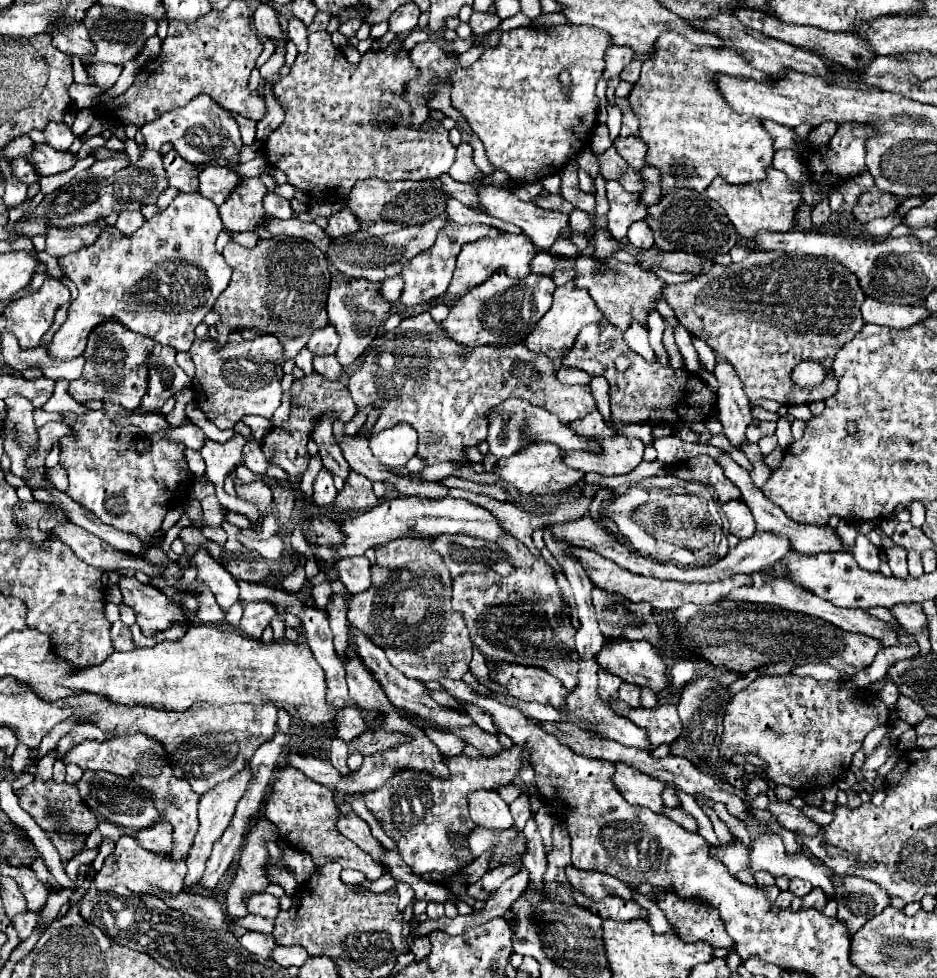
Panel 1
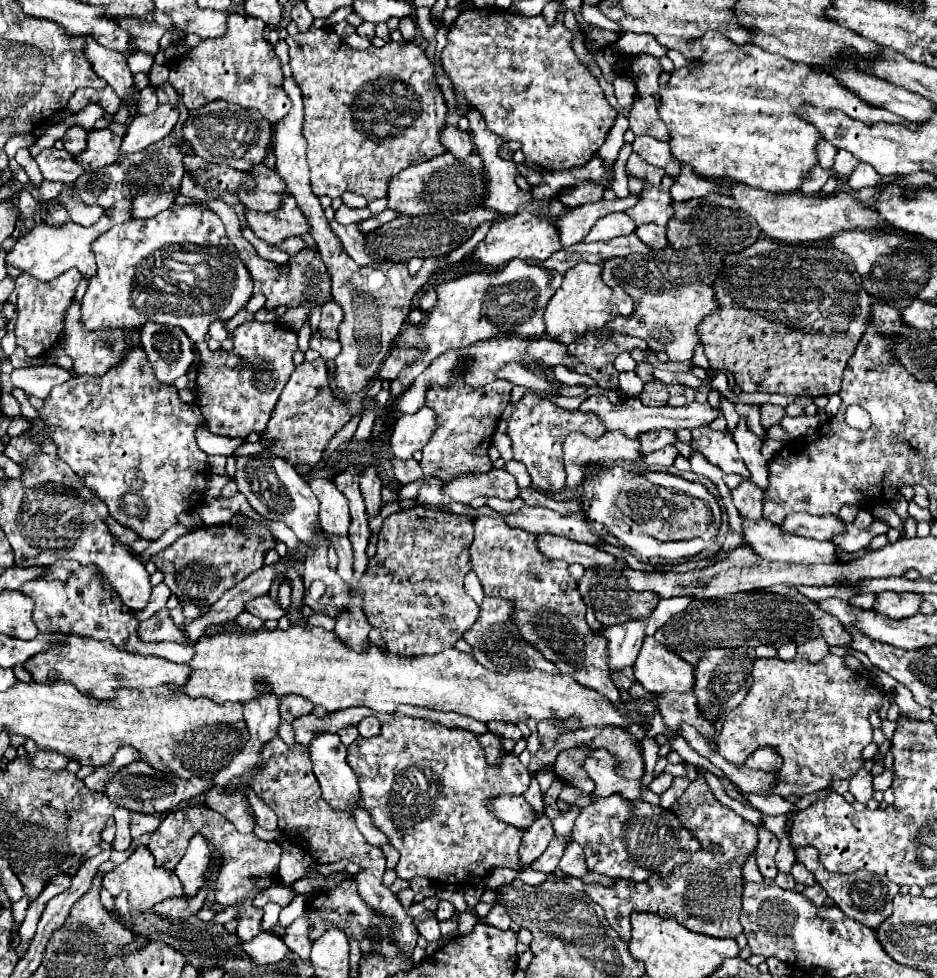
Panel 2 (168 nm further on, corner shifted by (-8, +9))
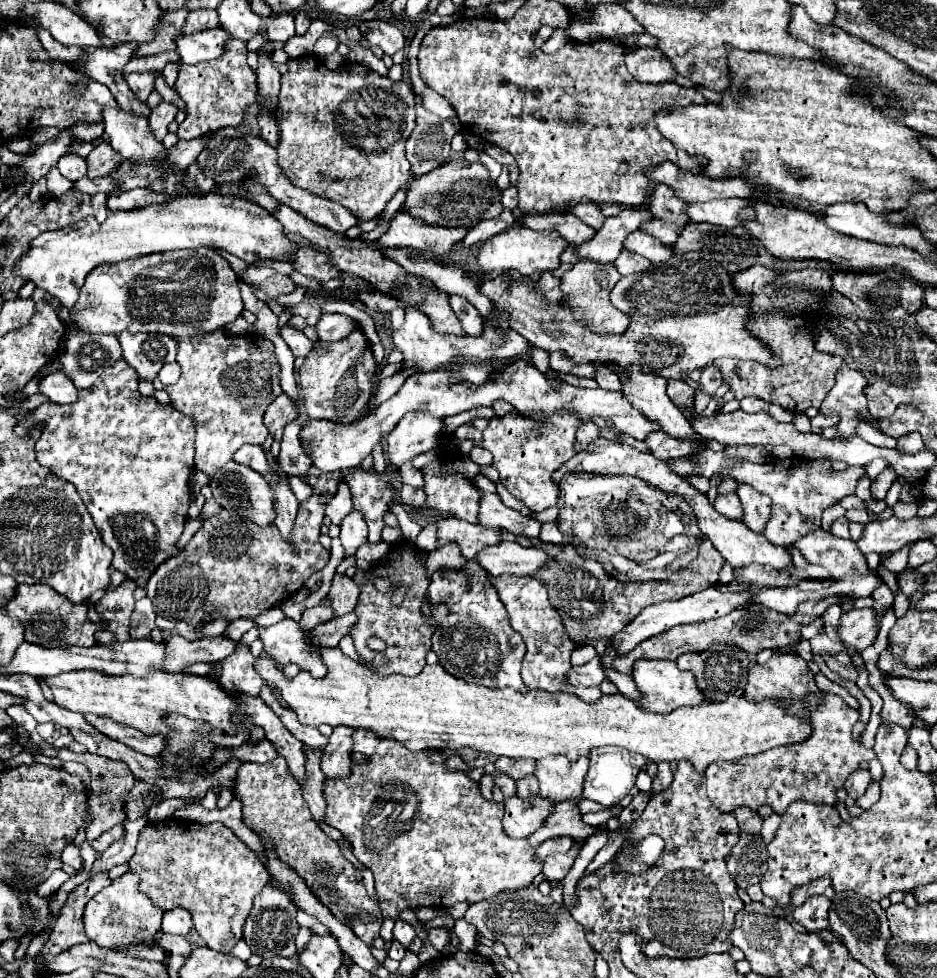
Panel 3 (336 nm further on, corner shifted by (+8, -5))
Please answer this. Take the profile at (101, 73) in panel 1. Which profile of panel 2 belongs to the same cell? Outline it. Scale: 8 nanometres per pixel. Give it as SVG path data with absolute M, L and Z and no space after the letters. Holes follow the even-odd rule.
M134 52L134 56L128 58L128 66L132 68L132 72L150 72L152 64L154 64L154 58L142 52Z

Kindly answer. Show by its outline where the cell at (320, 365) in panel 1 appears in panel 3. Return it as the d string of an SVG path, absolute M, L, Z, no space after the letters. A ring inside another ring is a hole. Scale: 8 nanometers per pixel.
M284 324L282 328L280 328L280 336L286 340L286 344L290 346L290 350L292 350L292 354L294 356L308 356L310 354L310 350L312 350L312 342L304 336L304 332L300 332L300 330L296 330L294 326L290 326L290 324Z

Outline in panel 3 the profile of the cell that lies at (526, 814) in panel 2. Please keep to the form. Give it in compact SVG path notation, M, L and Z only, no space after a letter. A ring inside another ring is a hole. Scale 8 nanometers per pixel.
M518 796L504 798L506 812L502 818L502 826L510 838L528 838L554 812L554 806L556 802L552 802L550 798L540 798L540 796L532 798L530 802Z

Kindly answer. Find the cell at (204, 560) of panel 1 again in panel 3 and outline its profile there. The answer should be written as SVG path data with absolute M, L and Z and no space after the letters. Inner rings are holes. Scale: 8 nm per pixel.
M284 618L278 624L260 628L260 640L268 658L274 658L278 666L296 664L300 670L308 670L314 678L328 674L318 652L312 650L310 630L300 628L298 622Z

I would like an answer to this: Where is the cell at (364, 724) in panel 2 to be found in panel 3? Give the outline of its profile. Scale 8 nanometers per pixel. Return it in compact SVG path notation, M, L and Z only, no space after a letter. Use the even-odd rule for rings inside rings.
M356 730L354 732L354 750L356 752L364 752L366 756L372 756L376 750L376 742L380 738L376 738L374 734L368 734L368 730Z

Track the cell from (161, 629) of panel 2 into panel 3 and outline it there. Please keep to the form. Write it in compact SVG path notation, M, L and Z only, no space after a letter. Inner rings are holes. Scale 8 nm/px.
M142 598L135 603L130 619L130 638L148 638L150 630L156 626L156 612L150 598Z

